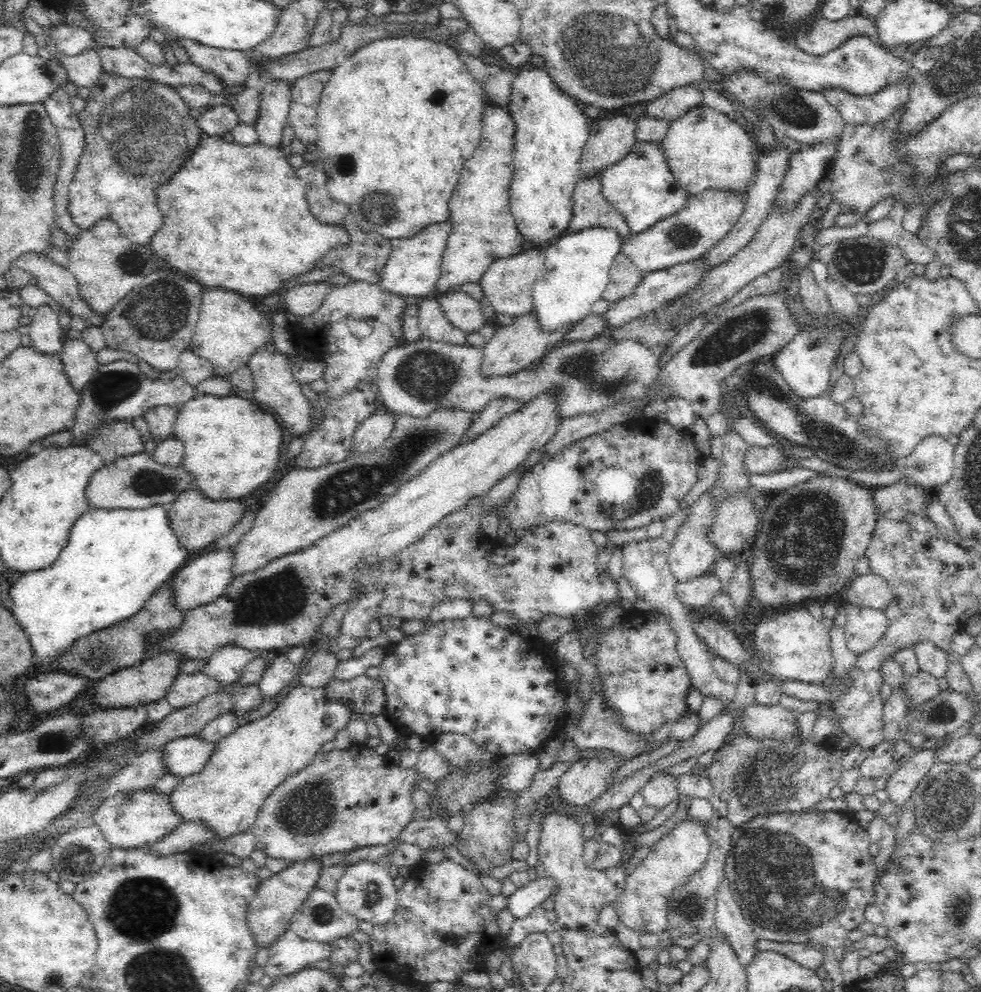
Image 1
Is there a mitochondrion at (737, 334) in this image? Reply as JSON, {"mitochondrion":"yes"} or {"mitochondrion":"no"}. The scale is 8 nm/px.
{"mitochondrion":"yes"}

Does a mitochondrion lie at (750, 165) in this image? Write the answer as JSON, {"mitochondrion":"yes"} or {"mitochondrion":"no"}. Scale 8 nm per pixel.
{"mitochondrion":"no"}

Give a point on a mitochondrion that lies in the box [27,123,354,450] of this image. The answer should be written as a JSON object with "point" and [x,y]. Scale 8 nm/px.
{"point":[159,311]}

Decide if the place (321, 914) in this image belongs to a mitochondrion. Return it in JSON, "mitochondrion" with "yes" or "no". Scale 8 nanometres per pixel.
{"mitochondrion":"yes"}

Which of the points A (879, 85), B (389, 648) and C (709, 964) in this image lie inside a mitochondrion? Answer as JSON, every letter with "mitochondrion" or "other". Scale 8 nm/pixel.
{"A":"other","B":"other","C":"other"}

